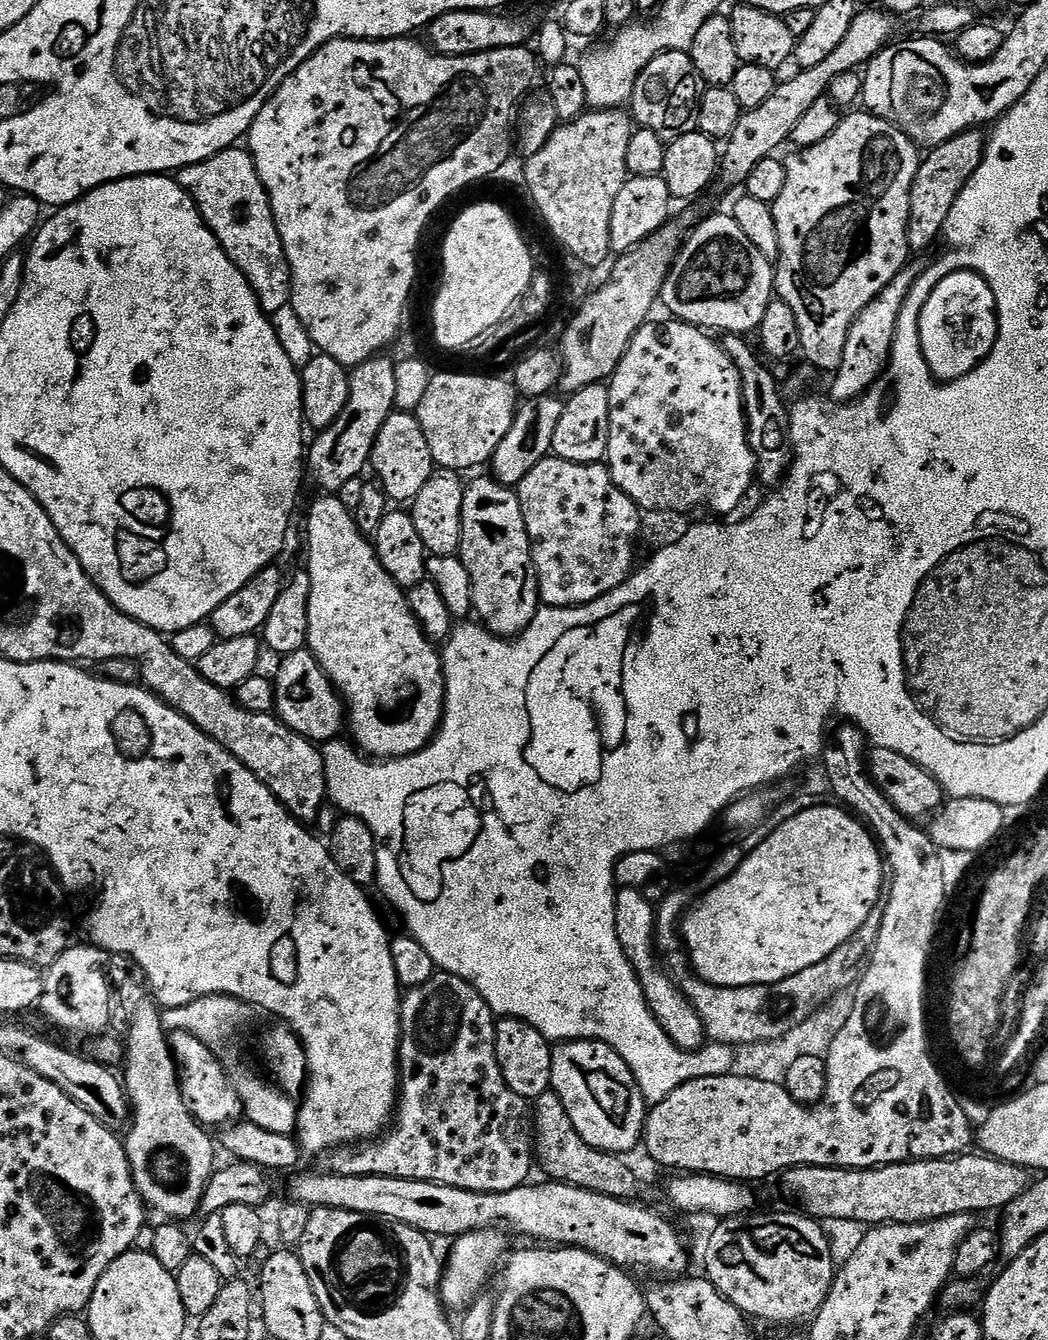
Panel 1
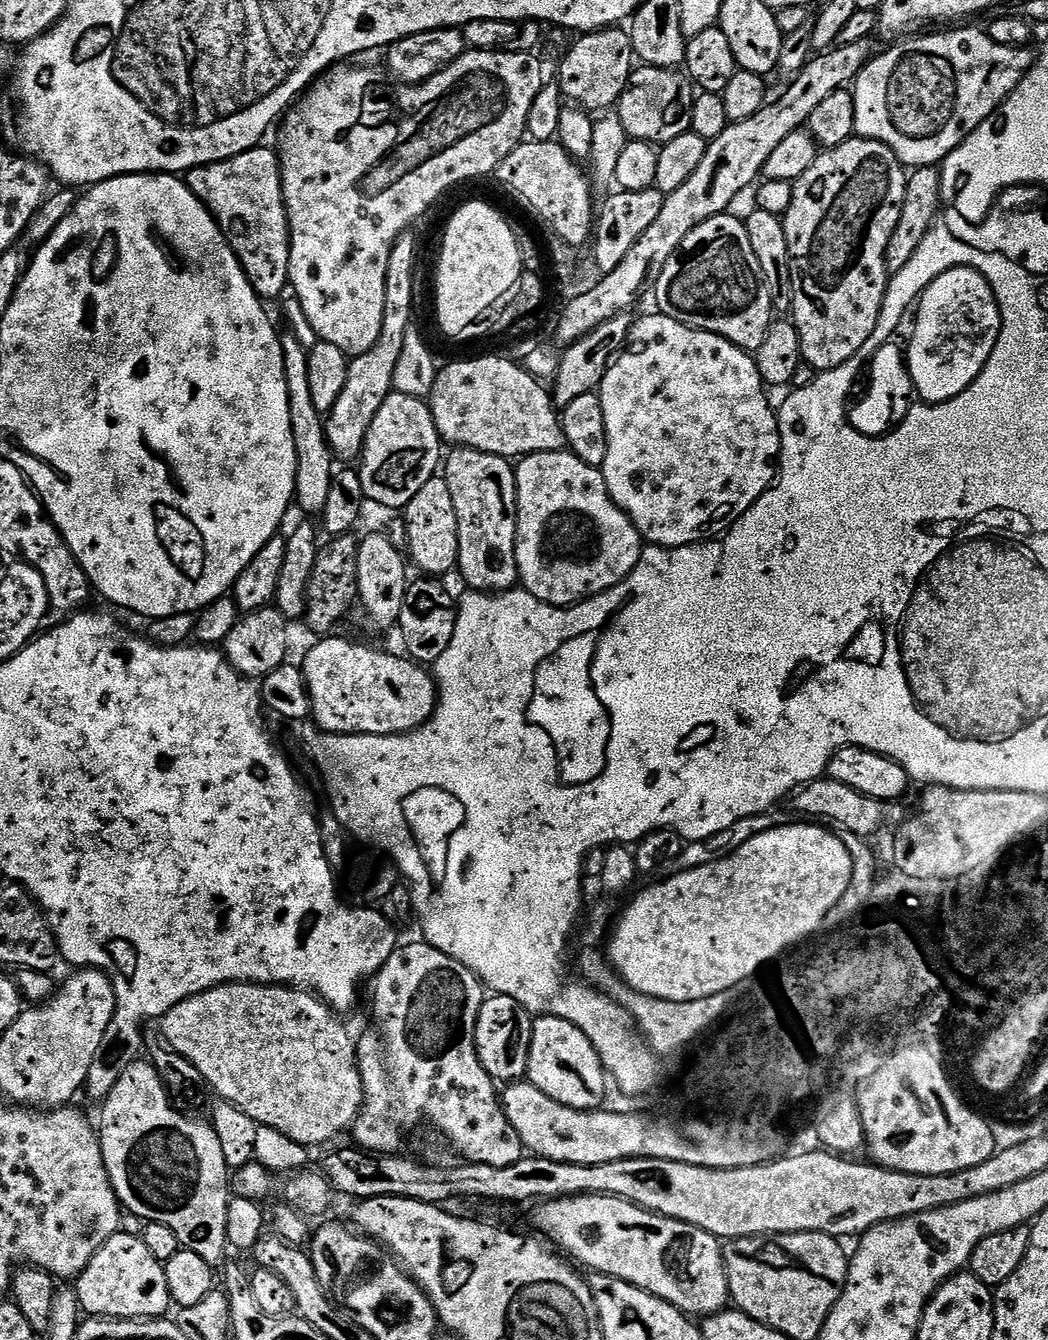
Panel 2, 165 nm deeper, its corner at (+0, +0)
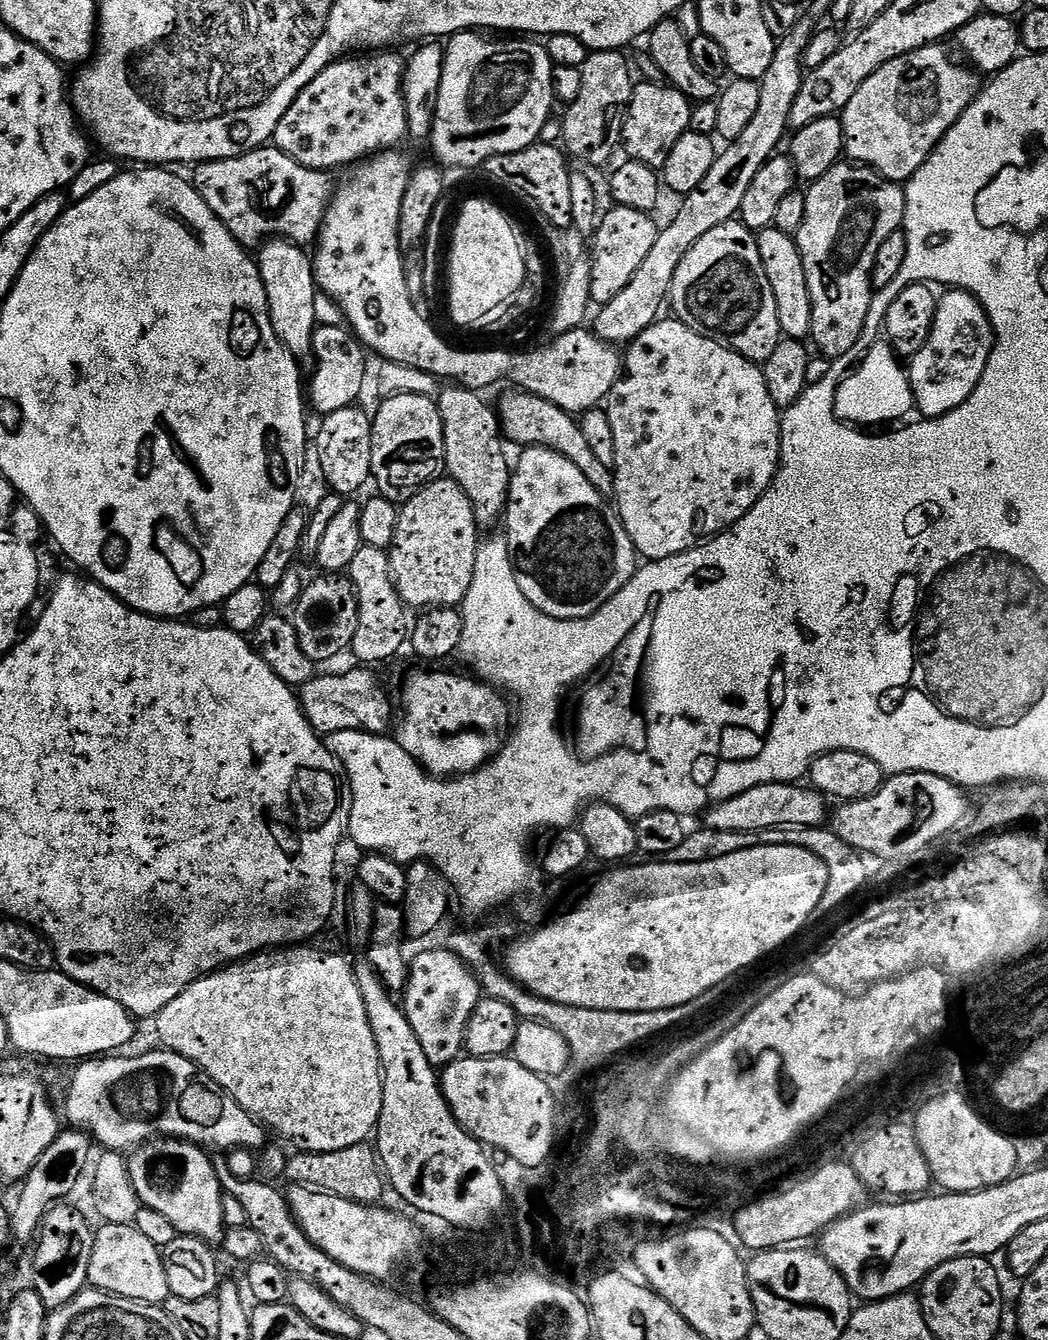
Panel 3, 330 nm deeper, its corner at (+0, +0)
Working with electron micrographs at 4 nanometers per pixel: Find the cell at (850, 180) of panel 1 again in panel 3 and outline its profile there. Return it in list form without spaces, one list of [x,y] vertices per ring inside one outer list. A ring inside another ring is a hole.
[[[839,162],[820,180],[815,181],[811,185],[812,189],[807,189],[804,197],[804,220],[800,223],[800,231],[795,233],[794,239],[796,245],[800,247],[800,253],[803,256],[804,269],[808,278],[808,289],[812,298],[812,331],[811,339],[816,339],[816,344],[821,348],[819,350],[825,357],[837,358],[836,356],[844,356],[852,347],[861,343],[861,337],[869,327],[868,315],[874,312],[874,285],[872,282],[872,271],[876,265],[878,258],[878,250],[886,242],[886,238],[890,238],[895,232],[901,231],[904,223],[904,190],[897,181],[888,180],[879,172],[875,172],[873,168],[865,168],[855,162]]]

